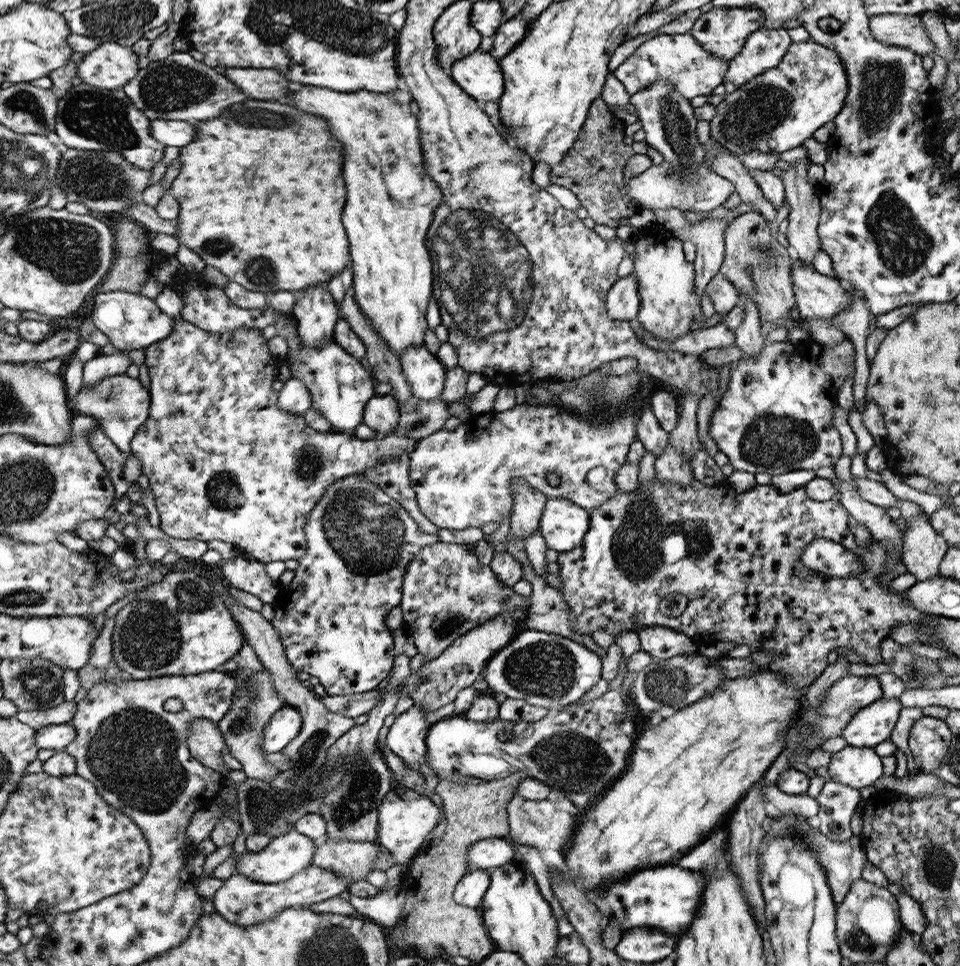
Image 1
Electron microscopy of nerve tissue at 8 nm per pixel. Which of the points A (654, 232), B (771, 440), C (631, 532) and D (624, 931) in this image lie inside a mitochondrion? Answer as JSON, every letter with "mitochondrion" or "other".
{"A":"other","B":"mitochondrion","C":"mitochondrion","D":"other"}

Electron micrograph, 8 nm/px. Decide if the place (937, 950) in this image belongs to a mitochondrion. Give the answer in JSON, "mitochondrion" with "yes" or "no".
{"mitochondrion":"no"}

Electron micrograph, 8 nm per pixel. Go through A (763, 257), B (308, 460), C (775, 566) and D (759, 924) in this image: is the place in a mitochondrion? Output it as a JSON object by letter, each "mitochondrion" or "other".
{"A":"mitochondrion","B":"mitochondrion","C":"other","D":"other"}

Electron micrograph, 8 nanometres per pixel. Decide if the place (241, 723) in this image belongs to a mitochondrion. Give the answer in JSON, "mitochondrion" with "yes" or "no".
{"mitochondrion":"yes"}

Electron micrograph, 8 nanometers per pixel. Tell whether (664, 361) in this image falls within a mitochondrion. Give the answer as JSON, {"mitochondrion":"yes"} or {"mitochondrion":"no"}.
{"mitochondrion":"no"}

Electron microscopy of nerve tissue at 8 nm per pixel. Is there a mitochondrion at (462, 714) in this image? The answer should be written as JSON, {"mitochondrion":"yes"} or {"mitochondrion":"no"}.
{"mitochondrion":"no"}

